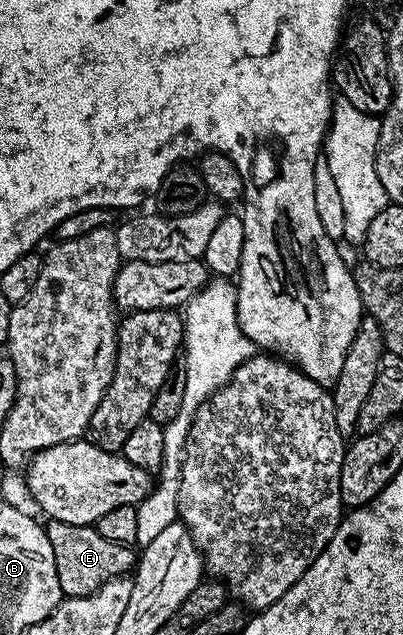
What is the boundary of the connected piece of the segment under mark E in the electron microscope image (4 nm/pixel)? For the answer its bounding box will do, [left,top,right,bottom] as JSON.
[45,520,136,597]

